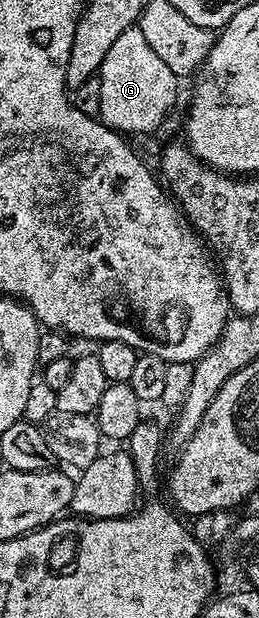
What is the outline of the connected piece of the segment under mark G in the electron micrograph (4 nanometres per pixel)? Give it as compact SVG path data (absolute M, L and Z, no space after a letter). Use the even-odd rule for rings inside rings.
M138 25L127 28L107 48L99 77L99 120L122 136L151 133L161 122L161 109L177 98L179 77L147 44Z

